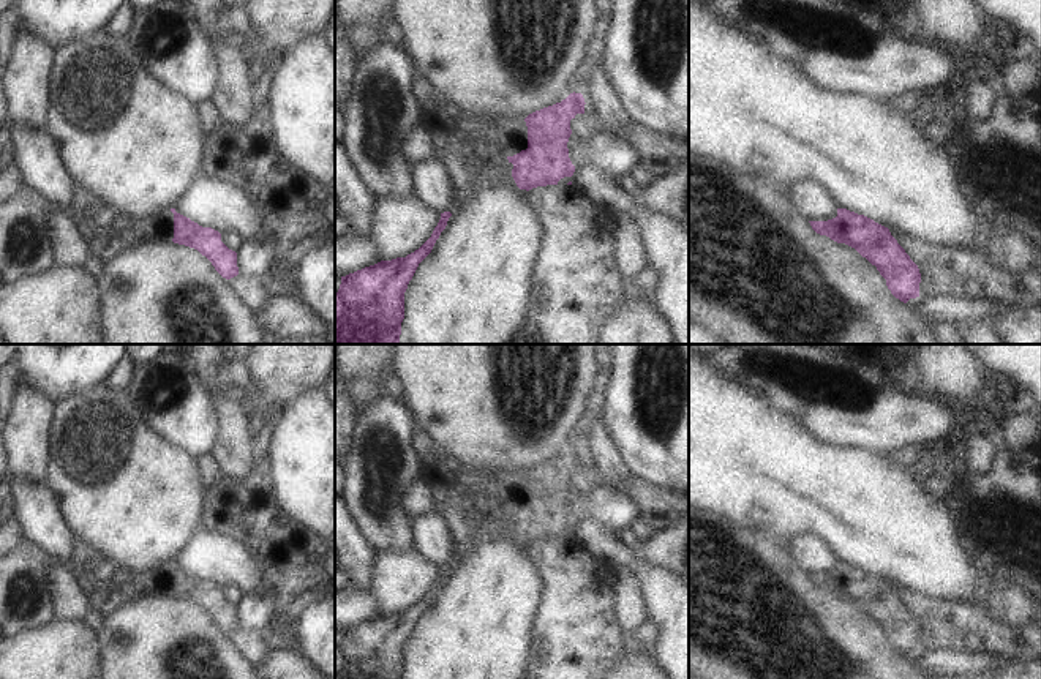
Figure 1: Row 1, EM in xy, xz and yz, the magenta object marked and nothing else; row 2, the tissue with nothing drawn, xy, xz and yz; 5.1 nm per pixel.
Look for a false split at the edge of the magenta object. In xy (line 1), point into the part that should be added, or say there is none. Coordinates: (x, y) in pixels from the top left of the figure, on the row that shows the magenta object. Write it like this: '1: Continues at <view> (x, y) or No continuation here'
1: Continues at xy (158, 226)

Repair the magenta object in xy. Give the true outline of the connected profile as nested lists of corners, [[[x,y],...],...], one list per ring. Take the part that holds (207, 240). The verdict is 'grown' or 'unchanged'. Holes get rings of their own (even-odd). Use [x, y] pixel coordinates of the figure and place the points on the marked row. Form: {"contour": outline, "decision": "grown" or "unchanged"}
{"contour": [[[81,193],[73,212],[74,221],[85,240],[95,242],[98,226],[104,224],[107,227],[107,246],[111,249],[120,249],[114,237],[131,226],[142,240],[174,242],[197,249],[226,279],[239,275],[237,253],[221,242],[221,234],[212,227],[199,226],[177,213],[175,208],[161,208],[147,218],[130,219],[109,212],[96,213],[96,205],[93,199]]], "decision": "grown"}

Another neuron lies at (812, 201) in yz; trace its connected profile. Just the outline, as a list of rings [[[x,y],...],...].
[[[799,180],[791,185],[788,197],[807,221],[828,221],[839,208],[834,196],[812,180]]]

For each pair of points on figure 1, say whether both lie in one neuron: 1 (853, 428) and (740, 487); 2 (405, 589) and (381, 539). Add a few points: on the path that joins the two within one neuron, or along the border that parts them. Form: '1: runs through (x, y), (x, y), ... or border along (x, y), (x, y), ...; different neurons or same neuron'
1: border along (796, 420), (826, 442), (849, 444), (863, 450); different neurons
2: border along (413, 547), (378, 553); different neurons

